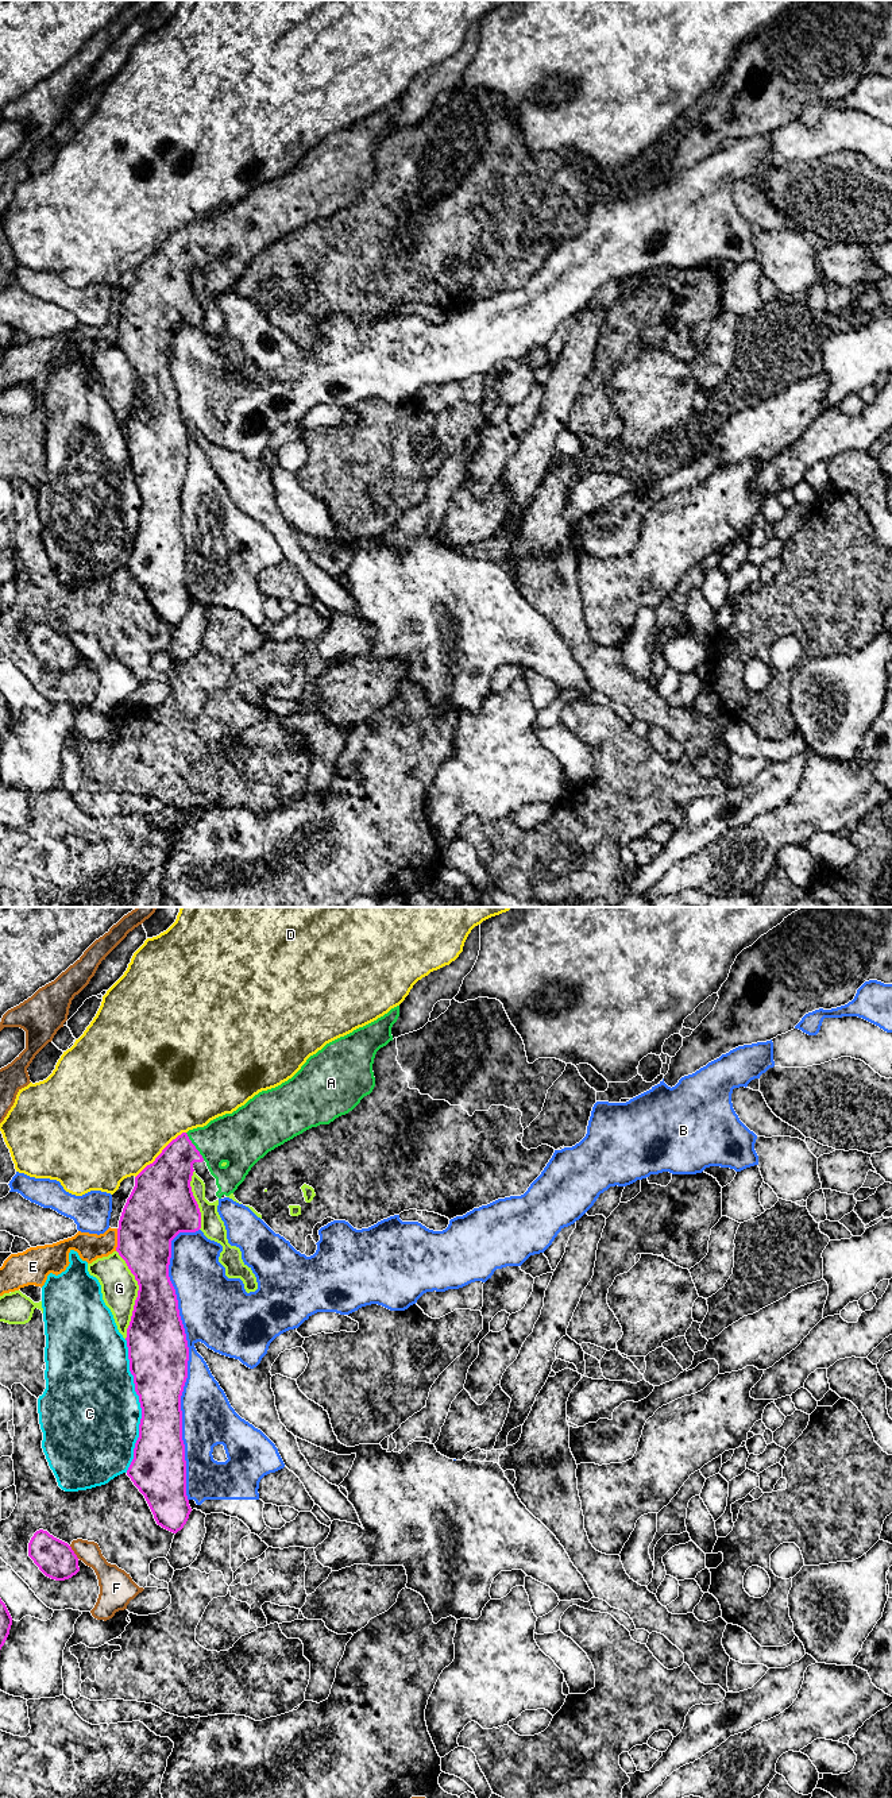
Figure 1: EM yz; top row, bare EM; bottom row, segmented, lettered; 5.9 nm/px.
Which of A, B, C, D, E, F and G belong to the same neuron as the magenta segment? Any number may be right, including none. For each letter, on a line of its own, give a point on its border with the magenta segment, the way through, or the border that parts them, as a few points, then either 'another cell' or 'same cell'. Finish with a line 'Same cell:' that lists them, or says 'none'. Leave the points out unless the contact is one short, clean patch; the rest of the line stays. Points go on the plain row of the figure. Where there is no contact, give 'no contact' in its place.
A: yz (194, 239) | across yz (168, 271), (173, 261), (194, 239), (235, 231) | same cell
B: yz (188, 450) | another cell
C: yz (141, 498) | another cell
D: yz (161, 246) | another cell
E: yz (118, 332) | along yz (118, 321), (118, 339), (115, 343) | another cell
F: yz (73, 645) | another cell
G: yz (138, 388) | another cell
Same cell: A

